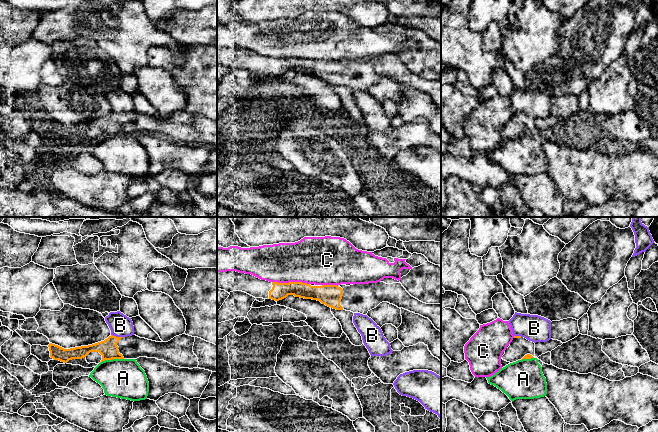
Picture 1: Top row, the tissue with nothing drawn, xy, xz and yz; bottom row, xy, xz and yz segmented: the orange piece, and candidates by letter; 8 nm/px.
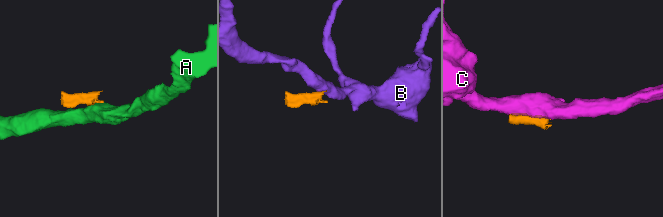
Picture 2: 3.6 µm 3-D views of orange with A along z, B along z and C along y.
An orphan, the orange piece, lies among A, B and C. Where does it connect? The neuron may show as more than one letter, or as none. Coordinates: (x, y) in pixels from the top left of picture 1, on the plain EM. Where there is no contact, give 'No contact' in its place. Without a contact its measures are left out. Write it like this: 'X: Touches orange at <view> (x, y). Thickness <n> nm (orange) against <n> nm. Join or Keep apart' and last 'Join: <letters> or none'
A: Touches orange at xy (112, 134). Thickness 150 nm (orange) against 320 nm. Keep apart
B: Touches orange at xy (115, 112). Thickness 150 nm (orange) against 180 nm. Keep apart
C: Touches orange at xz (291, 58). Thickness 140 nm (orange) against 380 nm. Keep apart
Join: none

